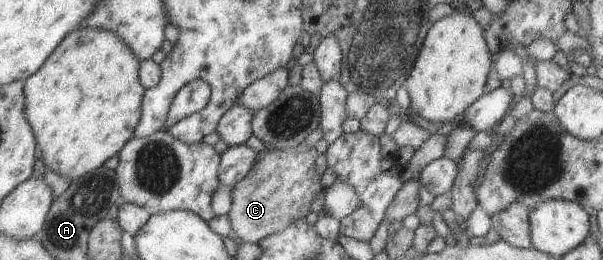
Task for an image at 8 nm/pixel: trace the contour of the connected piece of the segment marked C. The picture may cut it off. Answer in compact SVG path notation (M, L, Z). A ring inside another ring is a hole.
M304 143L283 150L258 149L257 160L251 170L230 188L231 208L227 216L231 230L243 243L256 244L275 232L285 230L289 224L309 213L316 190L323 191L318 185L322 175L315 168L316 156L315 148Z

